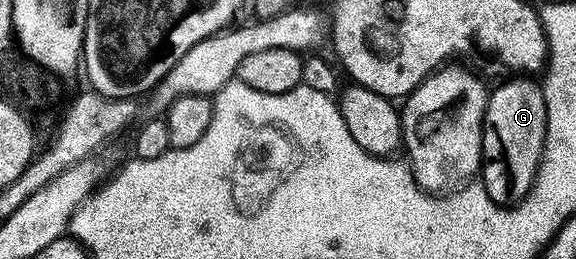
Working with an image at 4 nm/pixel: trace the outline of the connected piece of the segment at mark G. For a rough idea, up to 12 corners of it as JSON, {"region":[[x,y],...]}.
{"region":[[532,76],[488,98],[482,185],[499,206],[530,192],[548,105]]}

